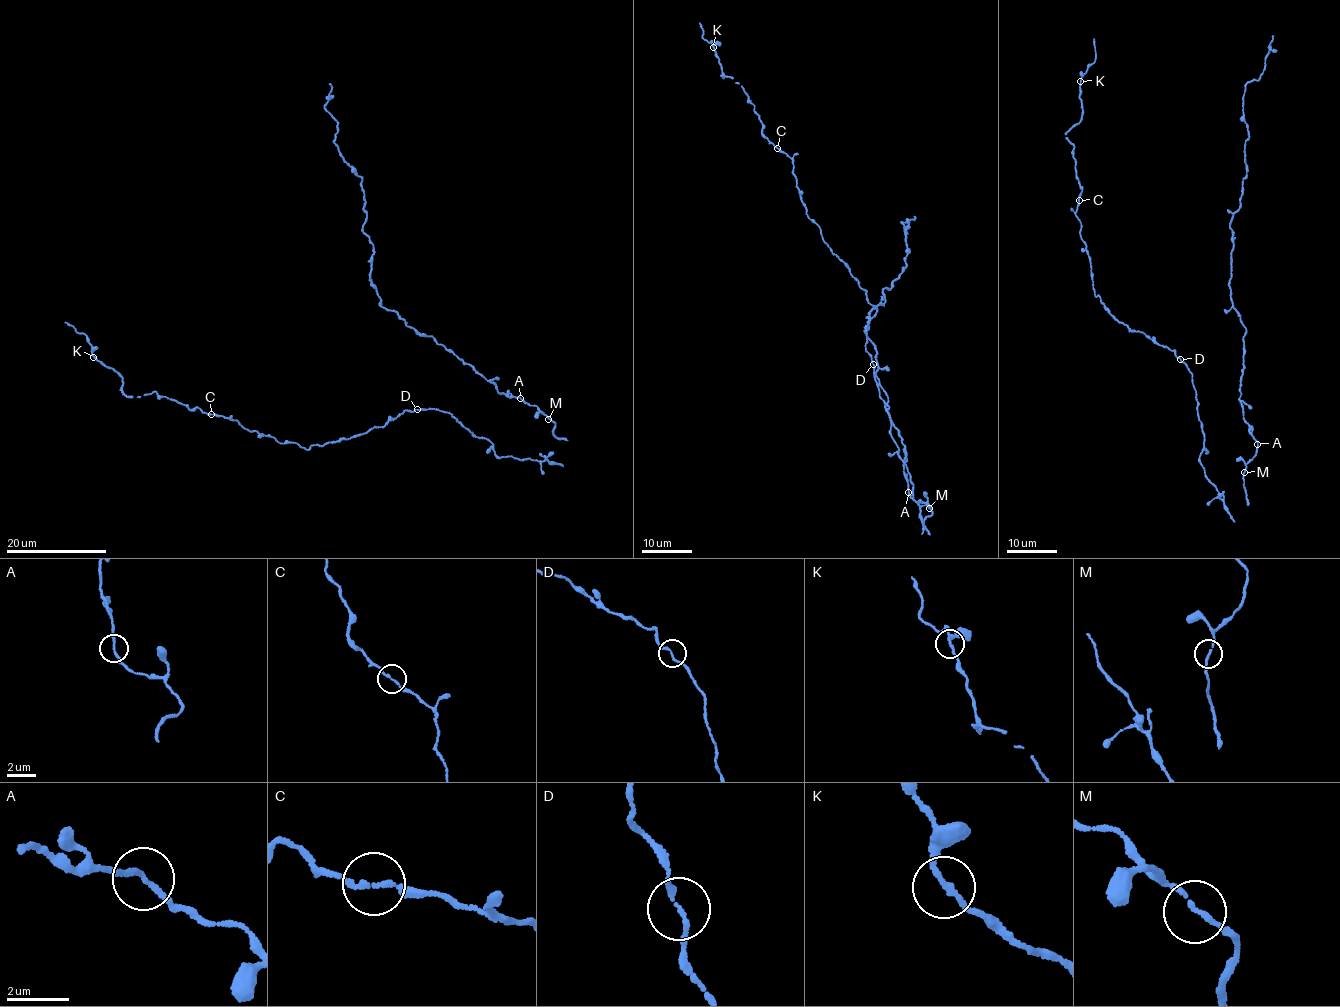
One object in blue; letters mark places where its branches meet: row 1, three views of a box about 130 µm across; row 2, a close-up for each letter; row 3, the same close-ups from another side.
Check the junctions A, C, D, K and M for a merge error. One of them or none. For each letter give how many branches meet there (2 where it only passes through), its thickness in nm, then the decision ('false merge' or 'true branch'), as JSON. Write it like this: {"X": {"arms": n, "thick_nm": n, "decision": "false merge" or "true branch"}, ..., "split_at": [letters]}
{"A": {"arms": 2, "thick_nm": 150, "decision": "true branch"}, "C": {"arms": 2, "thick_nm": 150, "decision": "true branch"}, "D": {"arms": 2, "thick_nm": 150, "decision": "true branch"}, "K": {"arms": 2, "thick_nm": 140, "decision": "true branch"}, "M": {"arms": 2, "thick_nm": 140, "decision": "true branch"}, "split_at": []}

